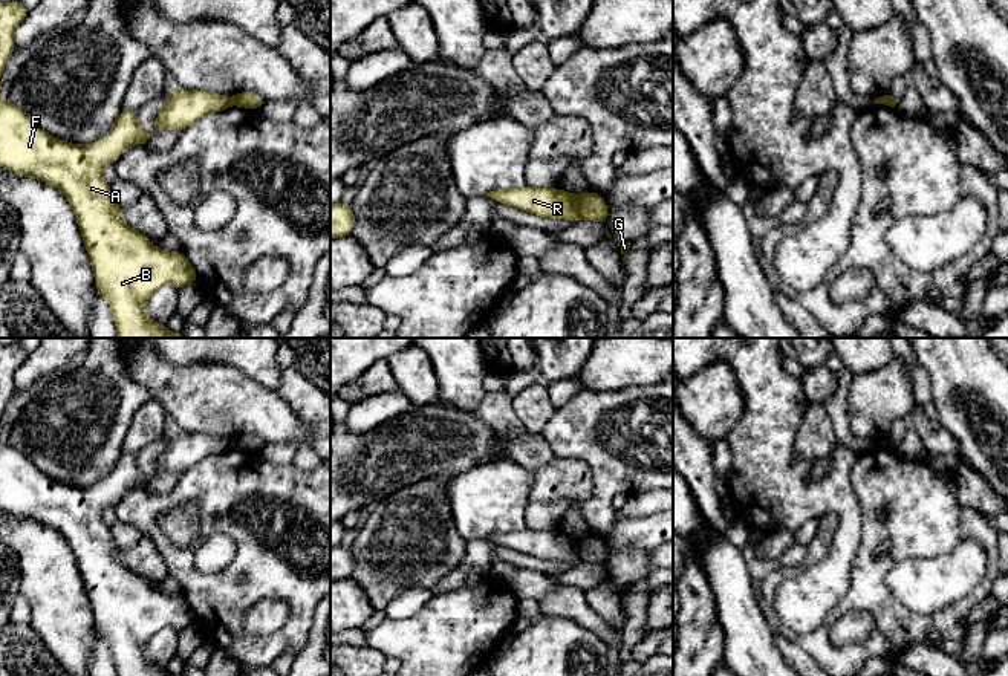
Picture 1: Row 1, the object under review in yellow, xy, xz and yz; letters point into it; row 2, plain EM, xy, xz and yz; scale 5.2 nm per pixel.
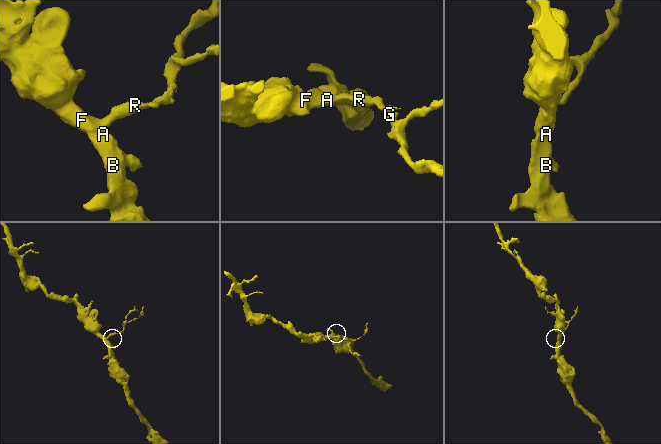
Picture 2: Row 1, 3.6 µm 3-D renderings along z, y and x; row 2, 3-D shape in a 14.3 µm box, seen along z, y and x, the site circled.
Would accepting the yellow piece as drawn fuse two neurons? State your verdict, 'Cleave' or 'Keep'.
Cleave

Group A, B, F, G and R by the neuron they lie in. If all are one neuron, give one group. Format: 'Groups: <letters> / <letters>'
Groups: A B F R / G

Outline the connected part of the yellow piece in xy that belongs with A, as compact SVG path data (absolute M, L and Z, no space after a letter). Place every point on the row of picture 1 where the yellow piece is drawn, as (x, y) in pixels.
M177 89L167 93L167 101L154 118L151 135L142 132L138 109L122 109L107 135L90 145L78 145L47 135L21 109L0 98L0 167L18 176L40 179L66 196L81 229L95 272L95 286L110 304L118 338L187 338L150 320L145 315L145 303L165 284L173 284L180 291L185 284L200 283L200 280L182 251L168 254L153 246L145 236L121 219L122 206L115 202L110 185L102 179L102 171L133 144L145 144L162 130L184 130L202 116L222 112L232 104L234 96Z

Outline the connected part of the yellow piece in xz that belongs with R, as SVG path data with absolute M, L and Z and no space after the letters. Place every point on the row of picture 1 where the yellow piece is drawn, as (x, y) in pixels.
M525 185L522 188L489 191L485 196L540 217L578 220L575 196L566 190Z

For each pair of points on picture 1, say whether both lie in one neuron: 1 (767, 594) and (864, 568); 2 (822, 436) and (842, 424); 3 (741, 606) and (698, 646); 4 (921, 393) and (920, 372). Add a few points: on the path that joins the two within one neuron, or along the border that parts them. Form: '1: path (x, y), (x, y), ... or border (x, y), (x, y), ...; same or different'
1: path (780, 627), (796, 638), (812, 638), (848, 601); same
2: border (823, 406), (838, 442); different
3: border (710, 591), (722, 632), (724, 659); different
4: path (921, 389), (921, 376); same

